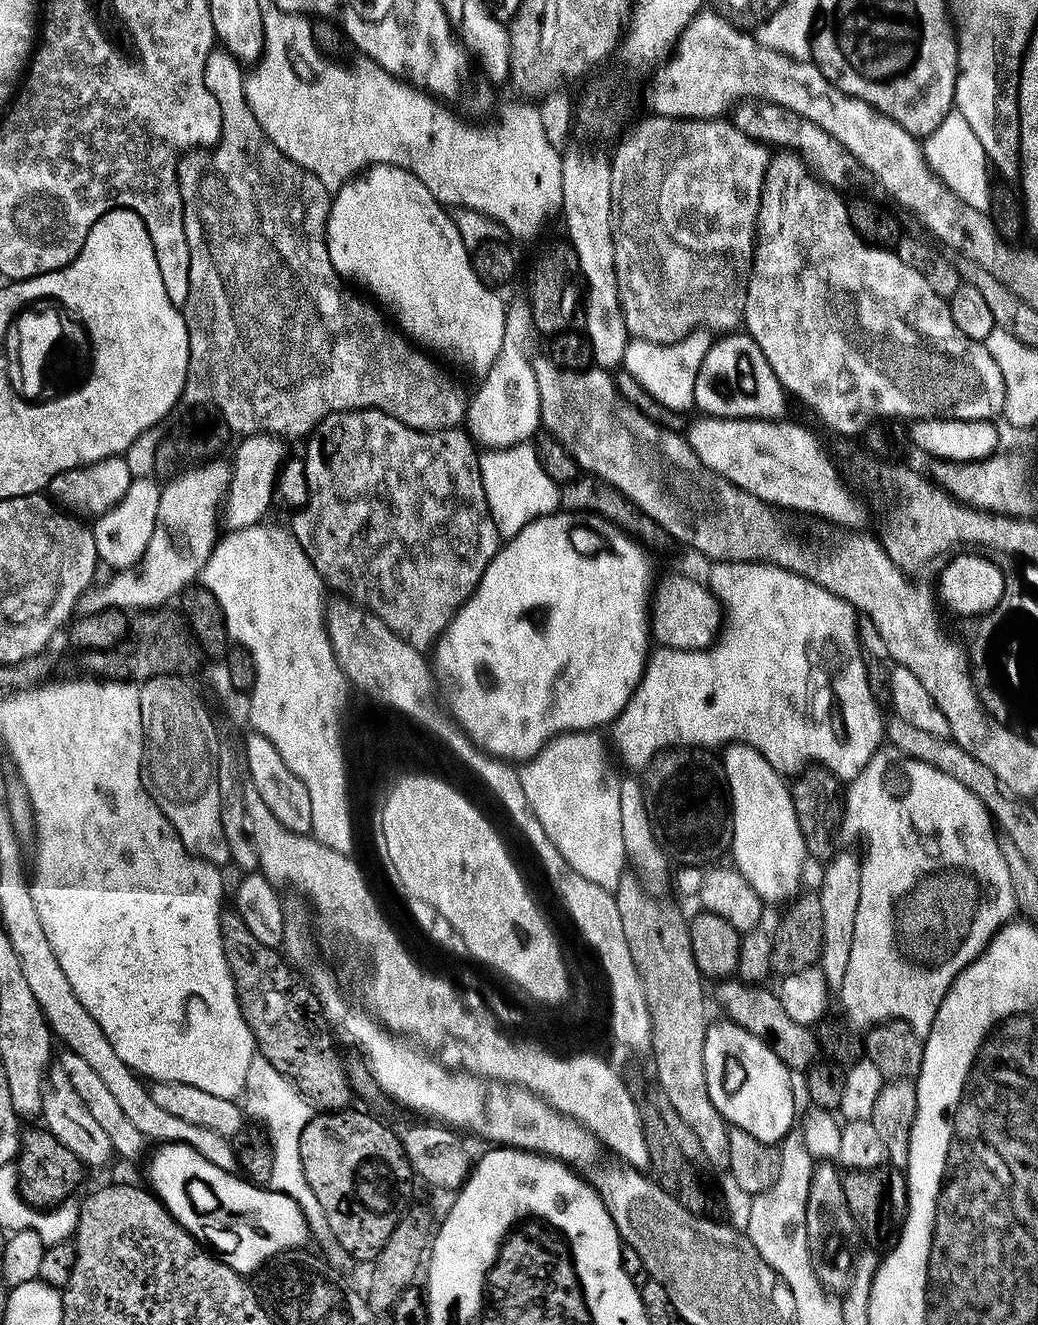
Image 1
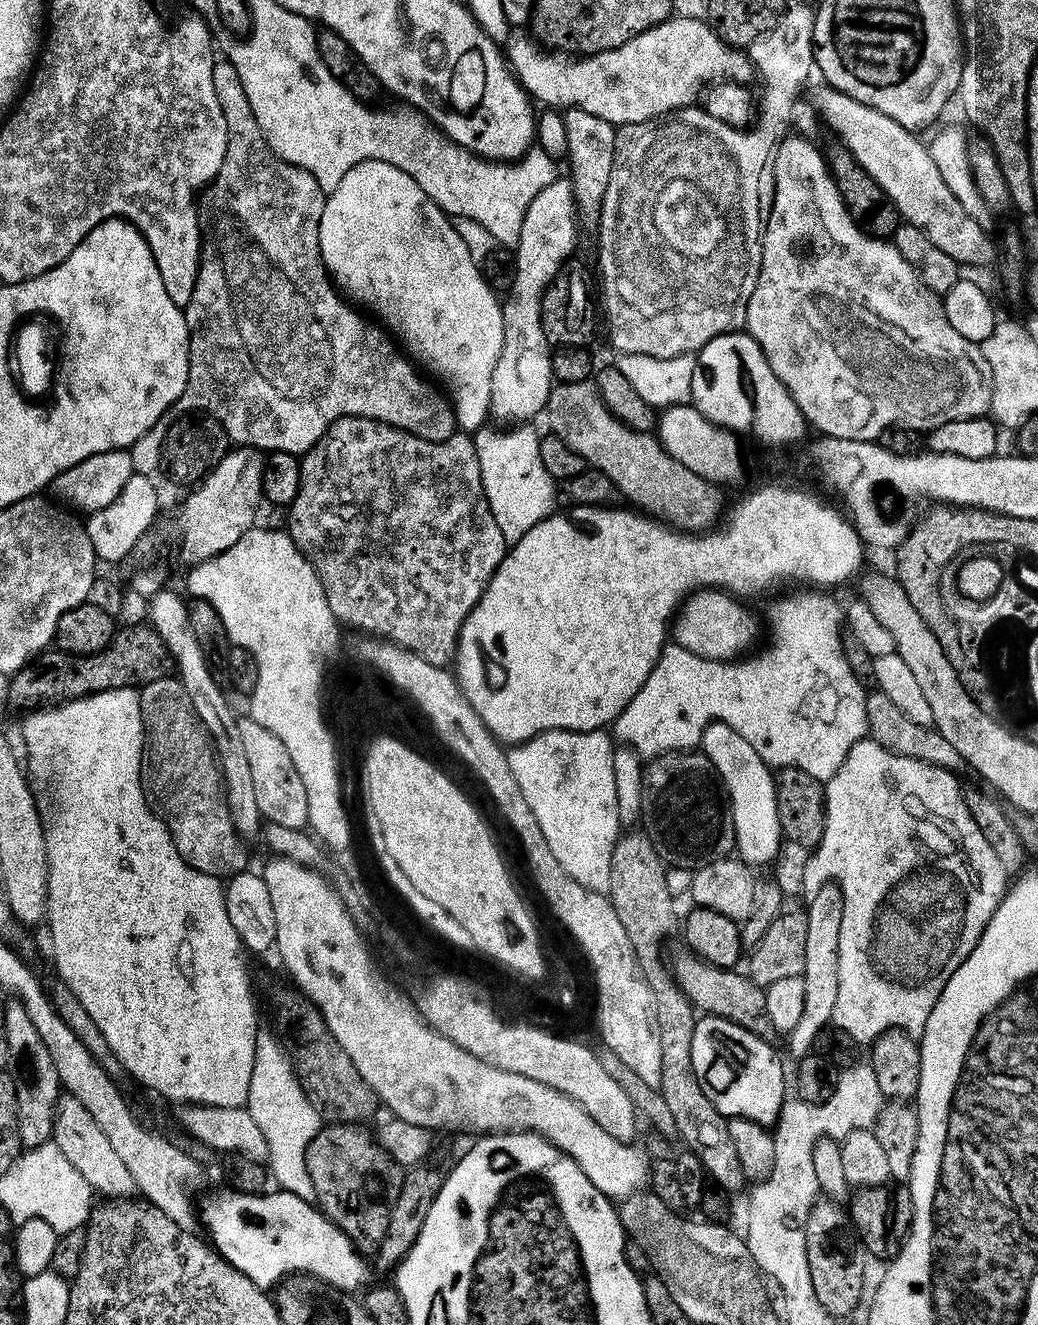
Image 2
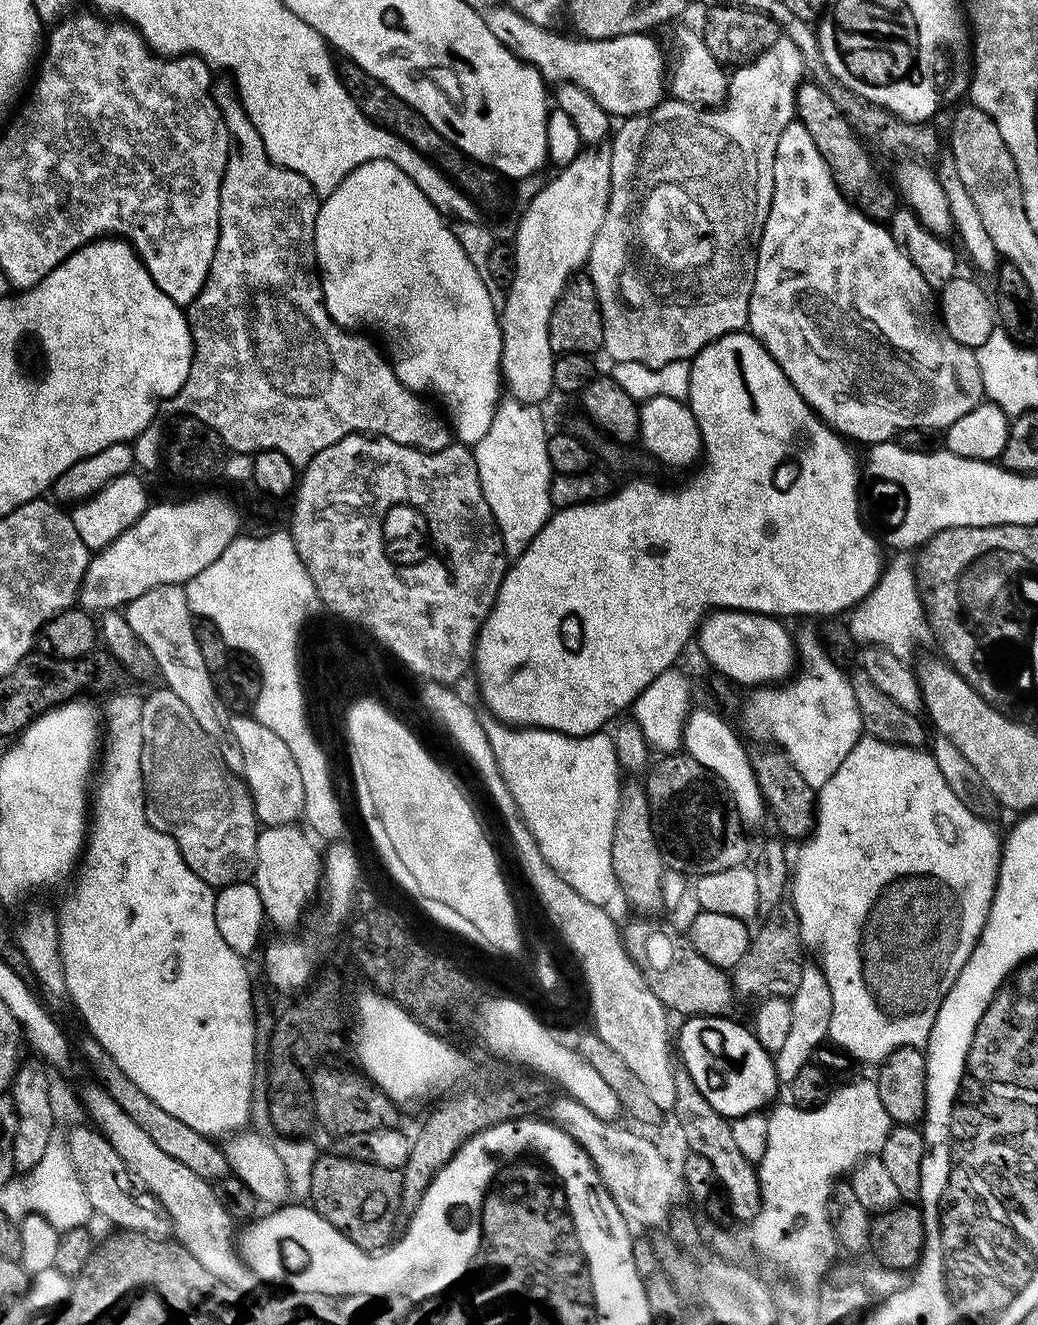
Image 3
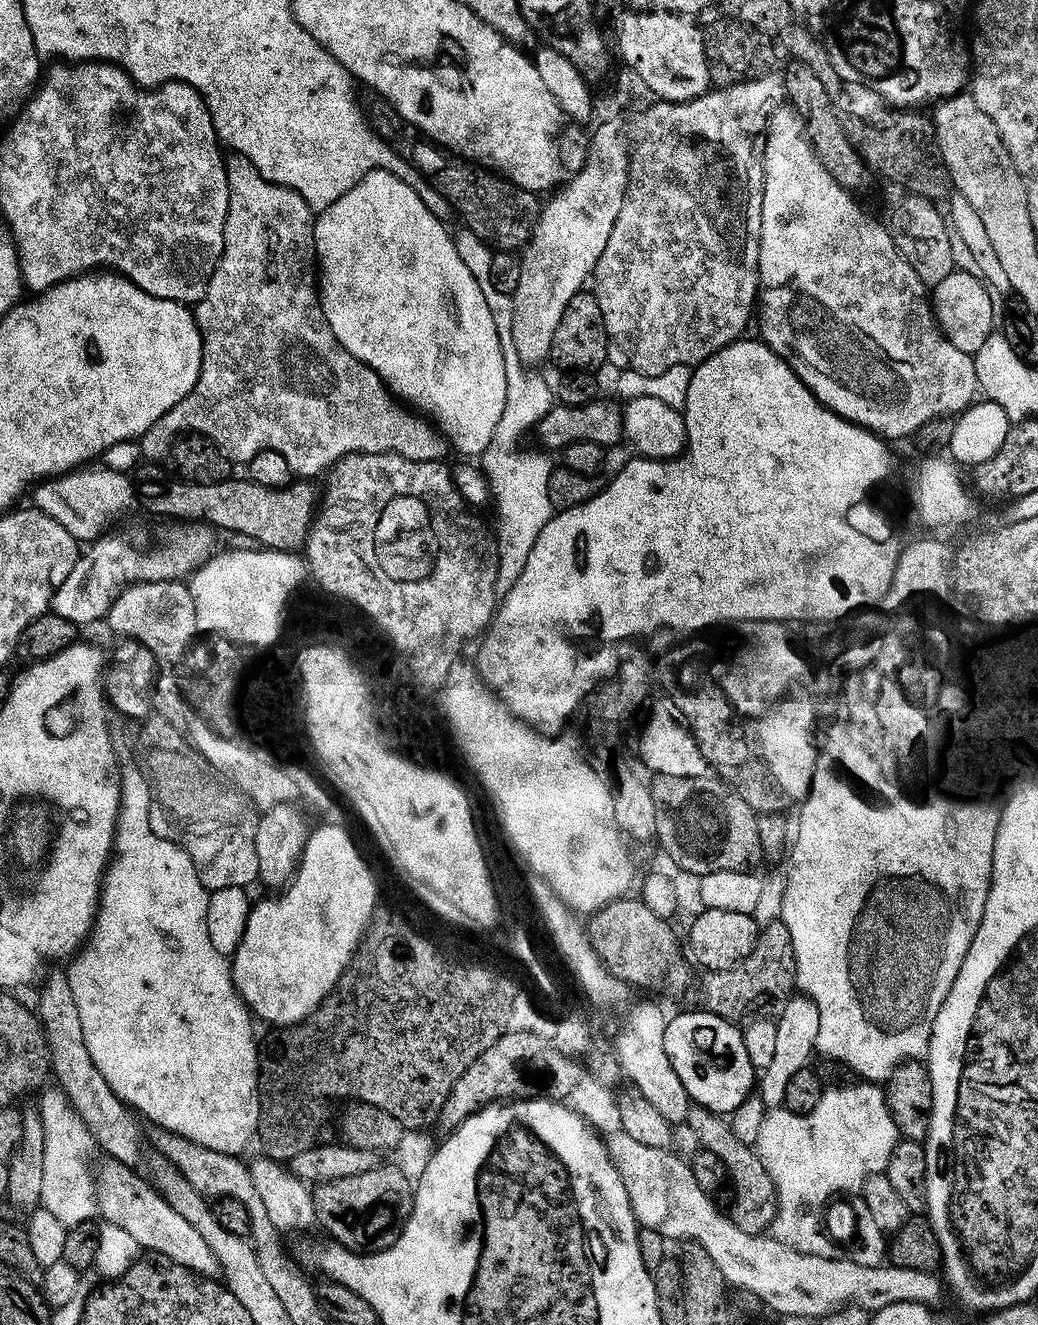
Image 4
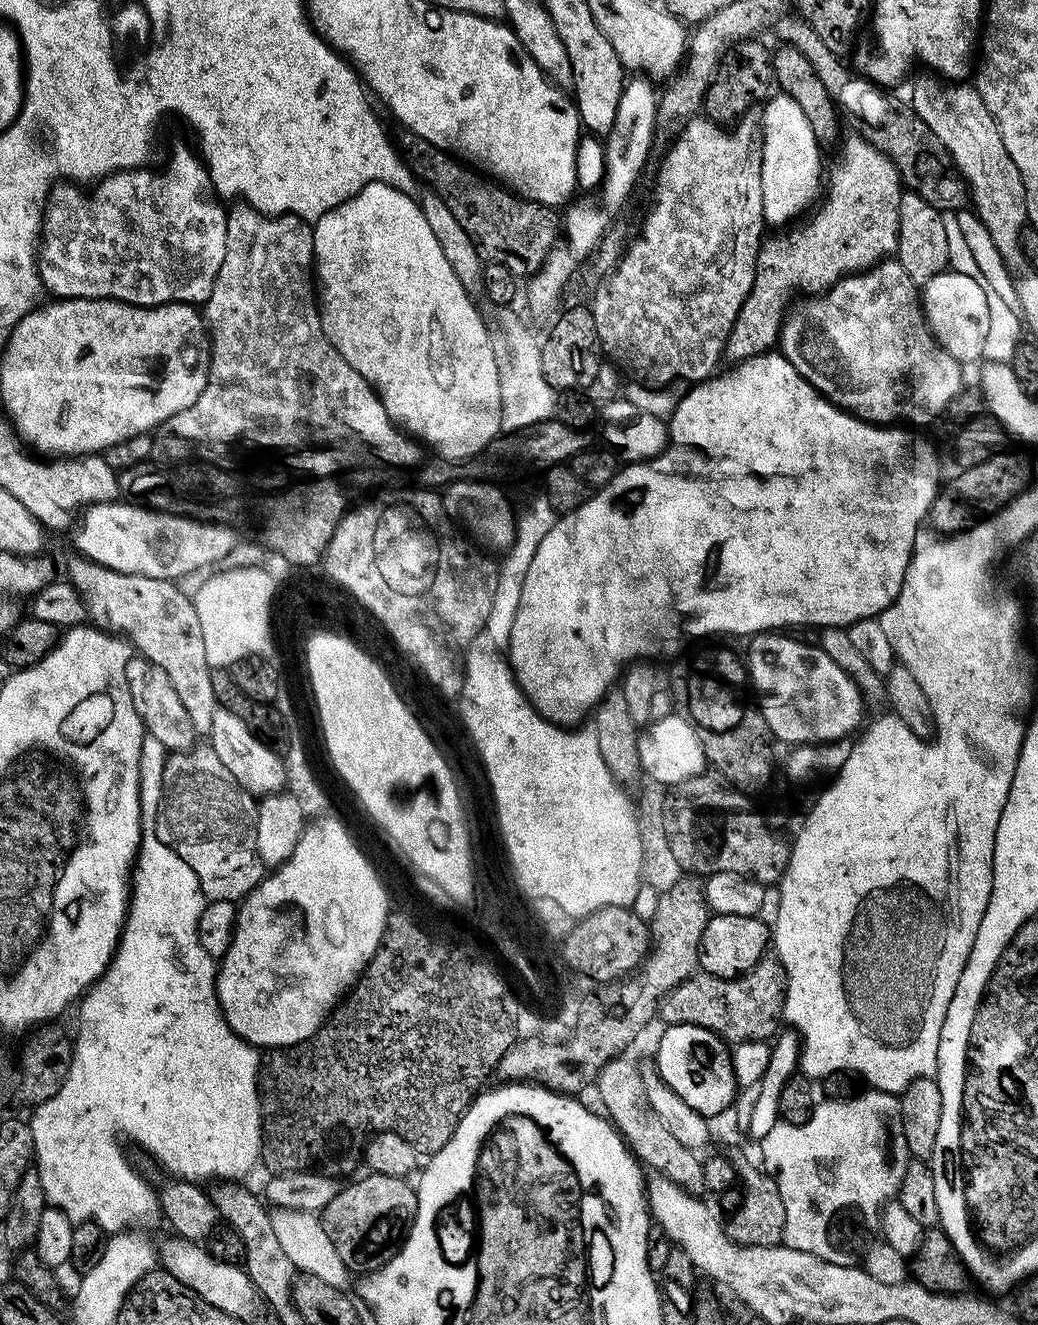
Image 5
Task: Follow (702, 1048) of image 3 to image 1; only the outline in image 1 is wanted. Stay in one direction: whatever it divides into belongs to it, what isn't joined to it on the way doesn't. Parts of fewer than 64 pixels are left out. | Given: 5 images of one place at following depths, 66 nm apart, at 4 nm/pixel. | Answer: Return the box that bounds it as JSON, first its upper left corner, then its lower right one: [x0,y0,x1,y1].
[704,1022,798,1145]

